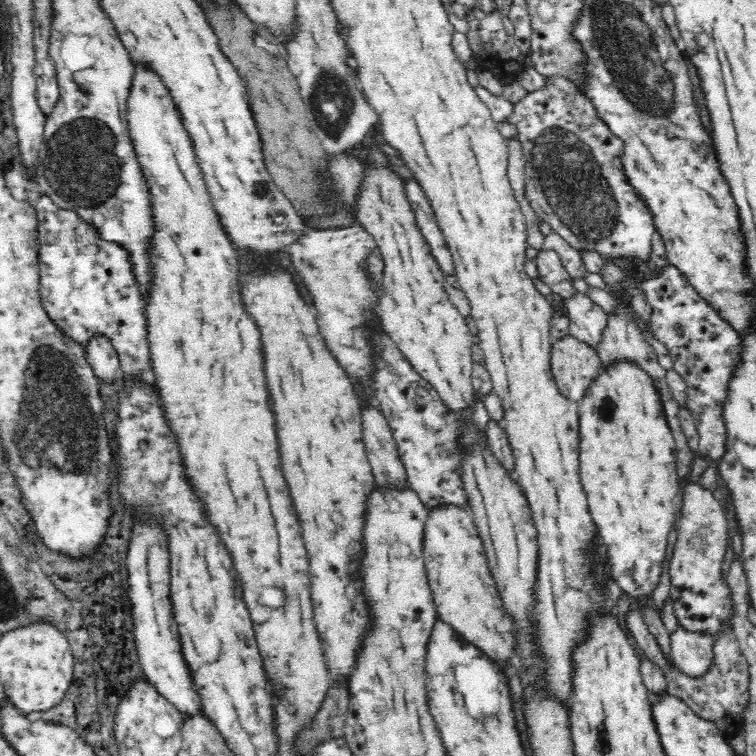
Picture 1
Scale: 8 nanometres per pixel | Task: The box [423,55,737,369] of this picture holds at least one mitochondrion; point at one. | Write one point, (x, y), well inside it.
(573, 180)

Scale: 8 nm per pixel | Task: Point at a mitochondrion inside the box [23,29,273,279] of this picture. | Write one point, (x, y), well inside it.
(83, 158)

